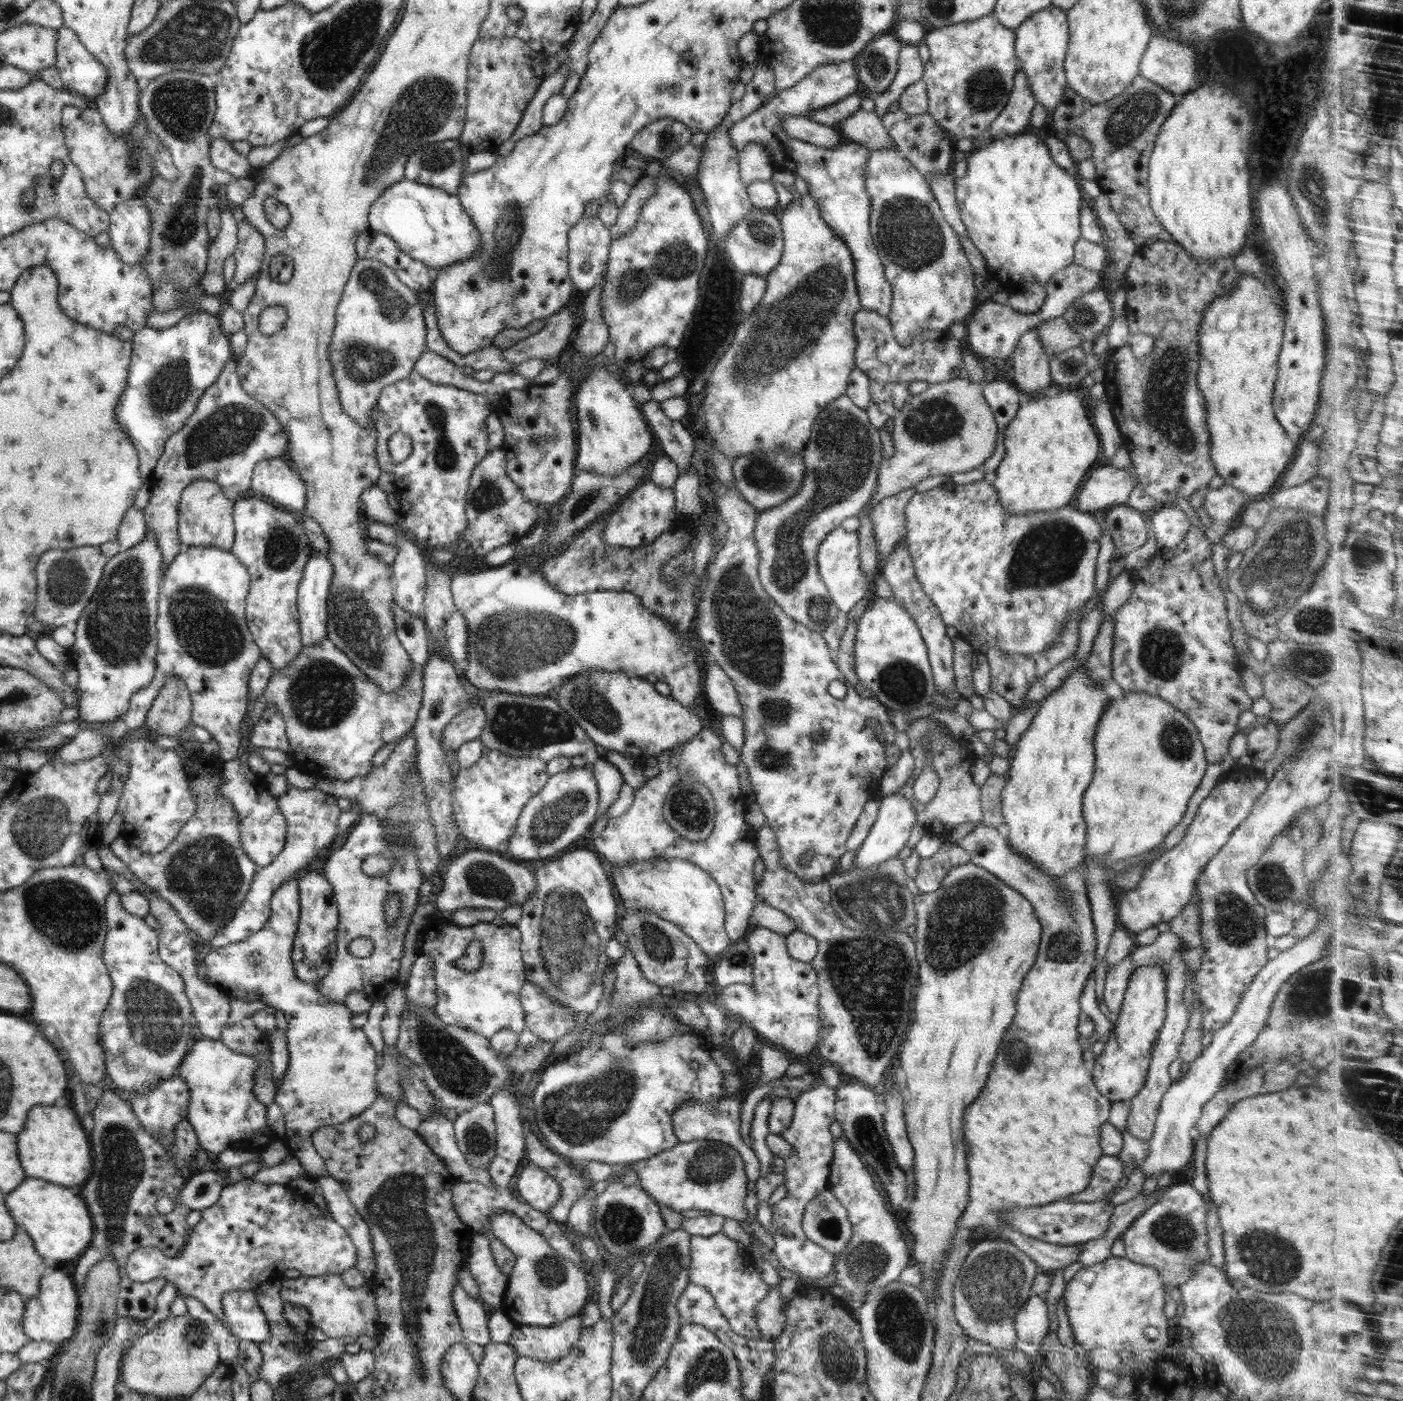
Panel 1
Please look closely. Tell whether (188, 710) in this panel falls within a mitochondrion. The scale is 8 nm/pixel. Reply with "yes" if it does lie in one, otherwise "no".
no

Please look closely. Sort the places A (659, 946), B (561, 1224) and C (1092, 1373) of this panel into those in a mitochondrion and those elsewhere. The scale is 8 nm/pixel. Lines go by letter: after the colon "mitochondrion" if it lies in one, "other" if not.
A: mitochondrion
B: other
C: other

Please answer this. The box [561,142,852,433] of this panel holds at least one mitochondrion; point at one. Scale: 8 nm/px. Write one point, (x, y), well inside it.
(777, 341)

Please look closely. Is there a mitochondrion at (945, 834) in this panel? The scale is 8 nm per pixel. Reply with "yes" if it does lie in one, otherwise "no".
no

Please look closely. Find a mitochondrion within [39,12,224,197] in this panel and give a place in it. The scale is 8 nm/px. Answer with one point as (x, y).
(180, 105)

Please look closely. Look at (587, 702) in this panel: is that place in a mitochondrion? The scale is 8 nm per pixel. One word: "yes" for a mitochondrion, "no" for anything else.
yes

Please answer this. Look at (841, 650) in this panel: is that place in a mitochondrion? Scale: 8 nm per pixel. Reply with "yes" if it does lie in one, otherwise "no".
no

